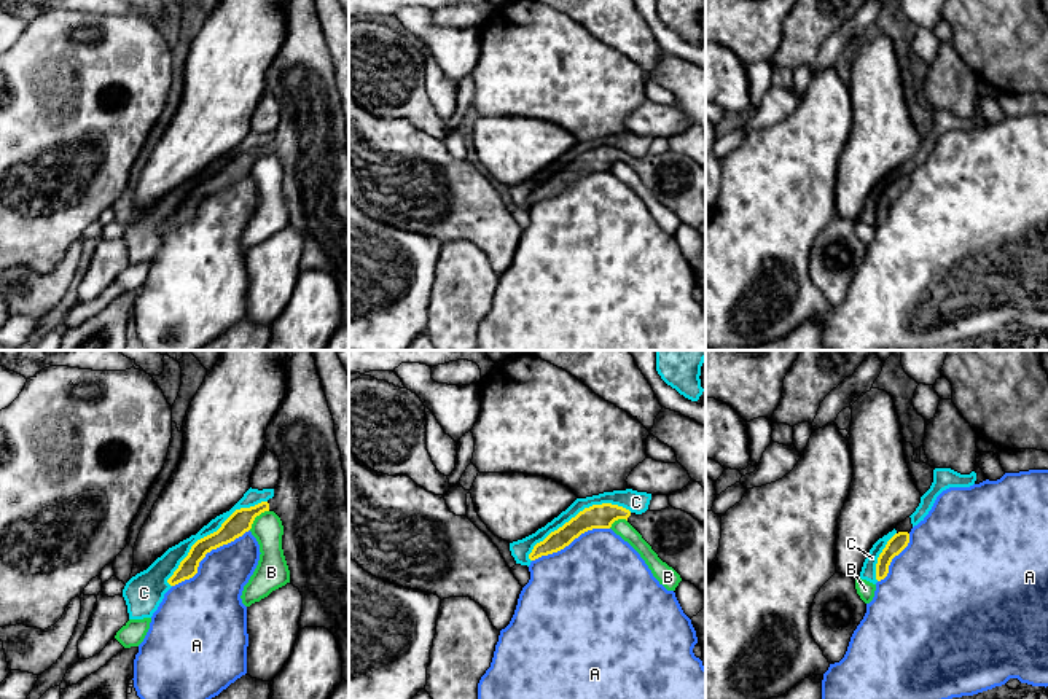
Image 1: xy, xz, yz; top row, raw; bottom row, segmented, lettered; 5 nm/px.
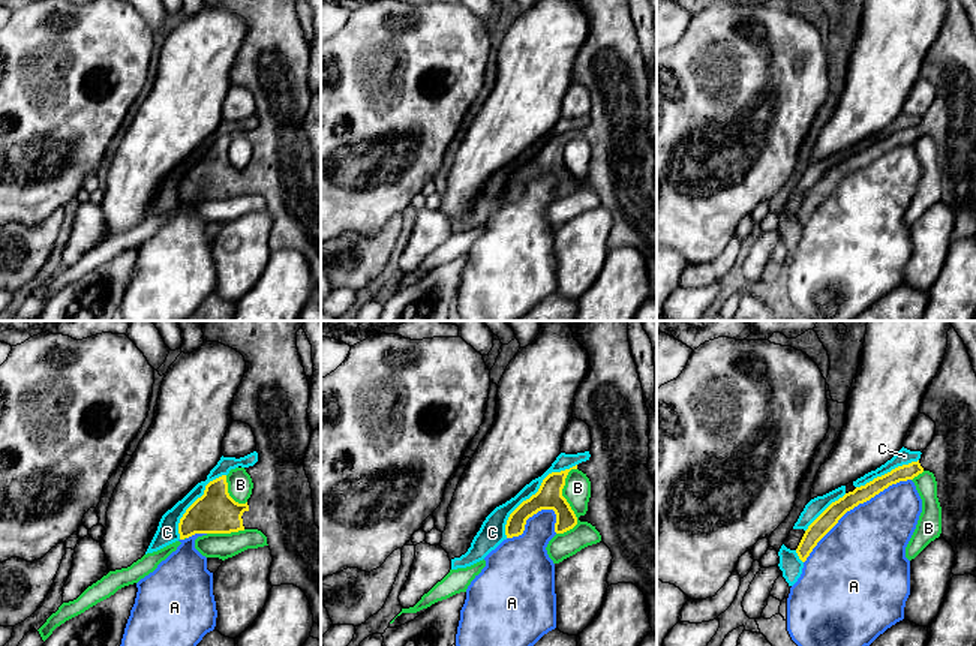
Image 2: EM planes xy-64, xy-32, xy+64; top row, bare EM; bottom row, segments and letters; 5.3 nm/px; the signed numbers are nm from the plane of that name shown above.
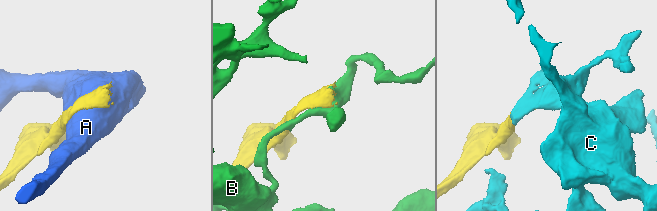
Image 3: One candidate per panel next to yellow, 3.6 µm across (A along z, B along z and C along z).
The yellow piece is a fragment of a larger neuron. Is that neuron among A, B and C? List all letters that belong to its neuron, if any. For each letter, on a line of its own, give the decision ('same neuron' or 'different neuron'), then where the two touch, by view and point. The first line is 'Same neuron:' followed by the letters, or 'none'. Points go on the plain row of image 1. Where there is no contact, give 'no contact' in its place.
Same neuron: none
A: different neuron; meets yellow in xy at (206, 196)
B: different neuron; meets yellow in xy at (255, 160)
C: different neuron; meets yellow in xy at (211, 177)

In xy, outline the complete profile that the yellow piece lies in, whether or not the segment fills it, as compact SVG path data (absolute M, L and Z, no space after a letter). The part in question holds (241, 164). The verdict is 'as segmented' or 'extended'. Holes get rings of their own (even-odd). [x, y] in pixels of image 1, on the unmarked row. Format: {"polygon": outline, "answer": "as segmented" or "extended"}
{"polygon": "M287 0L285 21L285 40L268 68L264 84L264 92L276 97L280 105L274 140L236 153L217 175L197 183L167 226L175 229L193 221L207 196L242 180L261 156L274 154L284 169L282 193L290 226L303 239L299 272L325 271L336 280L342 322L349 325L349 145L341 94L314 0Z", "answer": "extended"}

